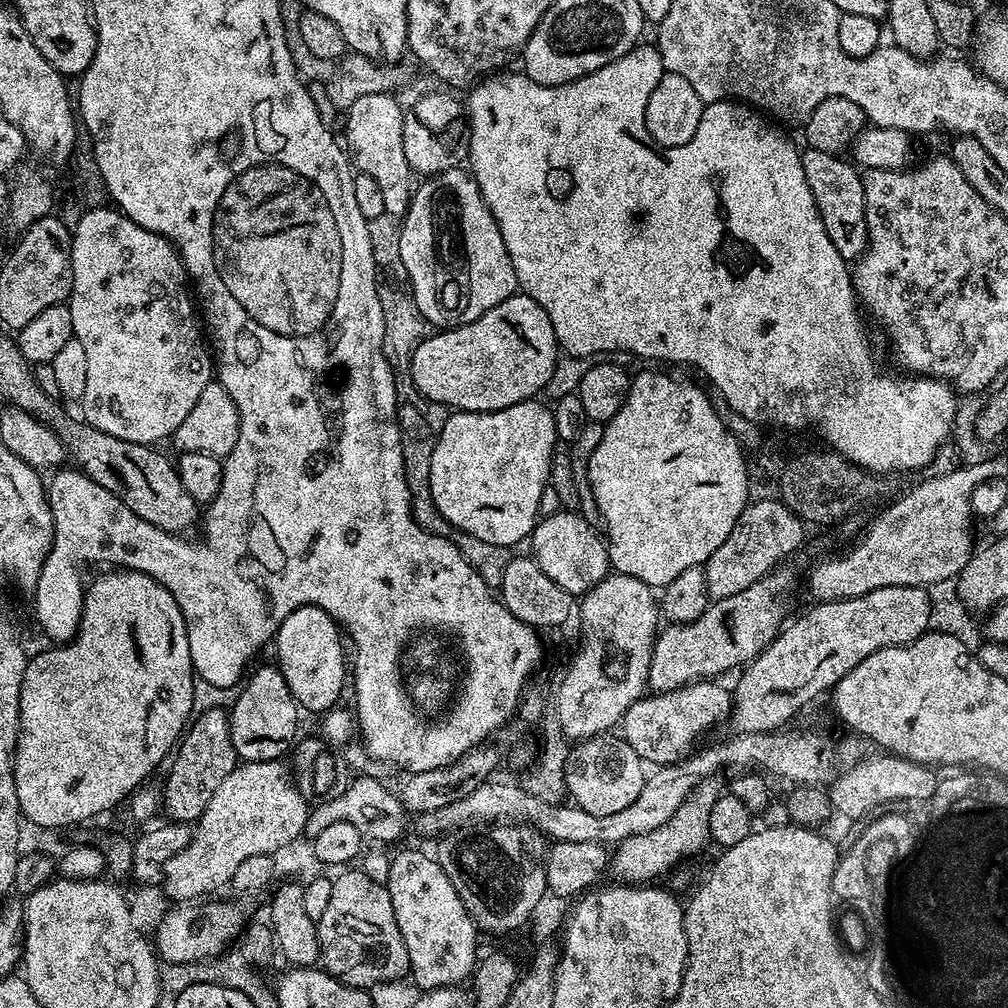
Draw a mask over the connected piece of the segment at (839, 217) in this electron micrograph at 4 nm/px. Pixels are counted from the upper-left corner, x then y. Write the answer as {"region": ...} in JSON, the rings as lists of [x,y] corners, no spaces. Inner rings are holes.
{"region":[[[805,147],[800,157],[802,174],[806,174],[806,186],[810,186],[810,194],[814,194],[816,209],[822,218],[822,226],[826,226],[826,234],[830,234],[830,242],[834,242],[834,247],[844,260],[859,260],[868,247],[868,227],[864,217],[864,181],[857,165],[847,159],[840,160],[844,158],[837,153],[810,147]]]}

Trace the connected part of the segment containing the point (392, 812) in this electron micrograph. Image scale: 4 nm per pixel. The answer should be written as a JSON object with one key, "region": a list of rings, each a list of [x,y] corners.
{"region":[[[357,775],[356,781],[349,783],[339,796],[329,795],[321,799],[309,811],[308,821],[304,827],[304,836],[315,838],[326,830],[326,826],[334,826],[334,822],[350,822],[360,831],[361,837],[372,840],[381,840],[381,845],[388,846],[391,840],[396,840],[404,832],[410,820],[409,813],[404,811],[404,804],[395,791],[387,788],[385,781],[376,781],[374,778]]]}

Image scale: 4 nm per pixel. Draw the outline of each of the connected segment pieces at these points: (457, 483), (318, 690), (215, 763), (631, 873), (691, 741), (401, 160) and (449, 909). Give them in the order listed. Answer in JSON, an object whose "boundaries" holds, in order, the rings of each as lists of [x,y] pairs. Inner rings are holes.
{"boundaries":[[[[533,398],[523,400],[514,406],[506,406],[506,410],[497,412],[458,412],[453,411],[446,423],[442,426],[442,434],[438,438],[438,446],[434,446],[434,458],[430,458],[430,494],[434,498],[434,506],[446,518],[446,522],[451,524],[453,529],[458,532],[465,532],[474,538],[482,538],[482,542],[490,542],[494,546],[502,546],[511,549],[512,544],[520,544],[529,539],[533,528],[536,526],[540,516],[540,507],[538,502],[542,498],[542,490],[549,487],[548,475],[550,475],[550,466],[552,458],[558,448],[556,431],[554,430],[554,418],[552,417],[551,407],[546,403],[539,404],[539,399]]],[[[302,606],[294,610],[294,614],[290,614],[276,631],[275,648],[275,663],[282,678],[286,678],[286,686],[290,686],[290,694],[305,713],[323,714],[341,703],[344,675],[349,675],[350,668],[347,663],[344,665],[346,644],[342,639],[342,629],[330,614],[326,614],[326,610],[318,606]]],[[[208,708],[189,723],[170,763],[168,777],[164,780],[162,808],[168,811],[167,819],[177,824],[191,825],[210,806],[214,790],[222,786],[226,774],[233,772],[238,763],[234,742],[230,738],[228,712],[220,708]]],[[[719,775],[707,776],[705,780],[698,782],[686,798],[686,802],[682,802],[682,806],[678,806],[678,810],[674,810],[674,816],[670,818],[670,822],[658,826],[656,830],[650,830],[648,834],[638,834],[634,838],[626,838],[622,843],[615,845],[610,856],[610,876],[616,879],[613,881],[624,886],[644,886],[649,882],[659,881],[656,880],[659,876],[667,877],[669,873],[683,865],[680,864],[683,860],[688,860],[691,856],[698,855],[704,847],[709,847],[710,809],[714,807],[714,802],[718,802],[721,795],[720,779]]],[[[715,679],[695,680],[693,684],[683,684],[681,688],[675,688],[669,692],[658,692],[655,694],[645,694],[640,697],[634,706],[626,710],[626,714],[620,719],[618,728],[622,733],[624,741],[631,746],[634,754],[644,761],[648,766],[667,766],[678,764],[685,759],[697,747],[696,739],[703,732],[711,730],[715,724],[720,724],[729,719],[732,711],[733,693],[728,692]]],[[[389,93],[368,94],[354,102],[346,110],[348,121],[344,124],[347,151],[355,171],[362,176],[374,178],[382,190],[386,202],[385,216],[403,218],[408,213],[414,191],[414,173],[406,162],[406,150],[402,146],[402,122],[405,109]],[[348,139],[348,144],[347,140]]],[[[408,848],[391,857],[386,887],[390,902],[394,902],[402,942],[406,942],[410,980],[420,990],[463,985],[473,975],[478,963],[478,929],[442,866],[429,853],[427,856],[424,852]]]]}

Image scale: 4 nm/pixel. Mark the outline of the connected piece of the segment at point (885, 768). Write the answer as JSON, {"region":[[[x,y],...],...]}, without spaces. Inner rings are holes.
{"region":[[[876,754],[865,760],[857,759],[851,766],[843,769],[830,785],[832,806],[844,816],[864,816],[871,808],[883,809],[890,802],[907,800],[931,801],[938,781],[931,767],[915,764],[913,760],[903,760],[891,754]],[[860,760],[860,761],[859,761]]]}

